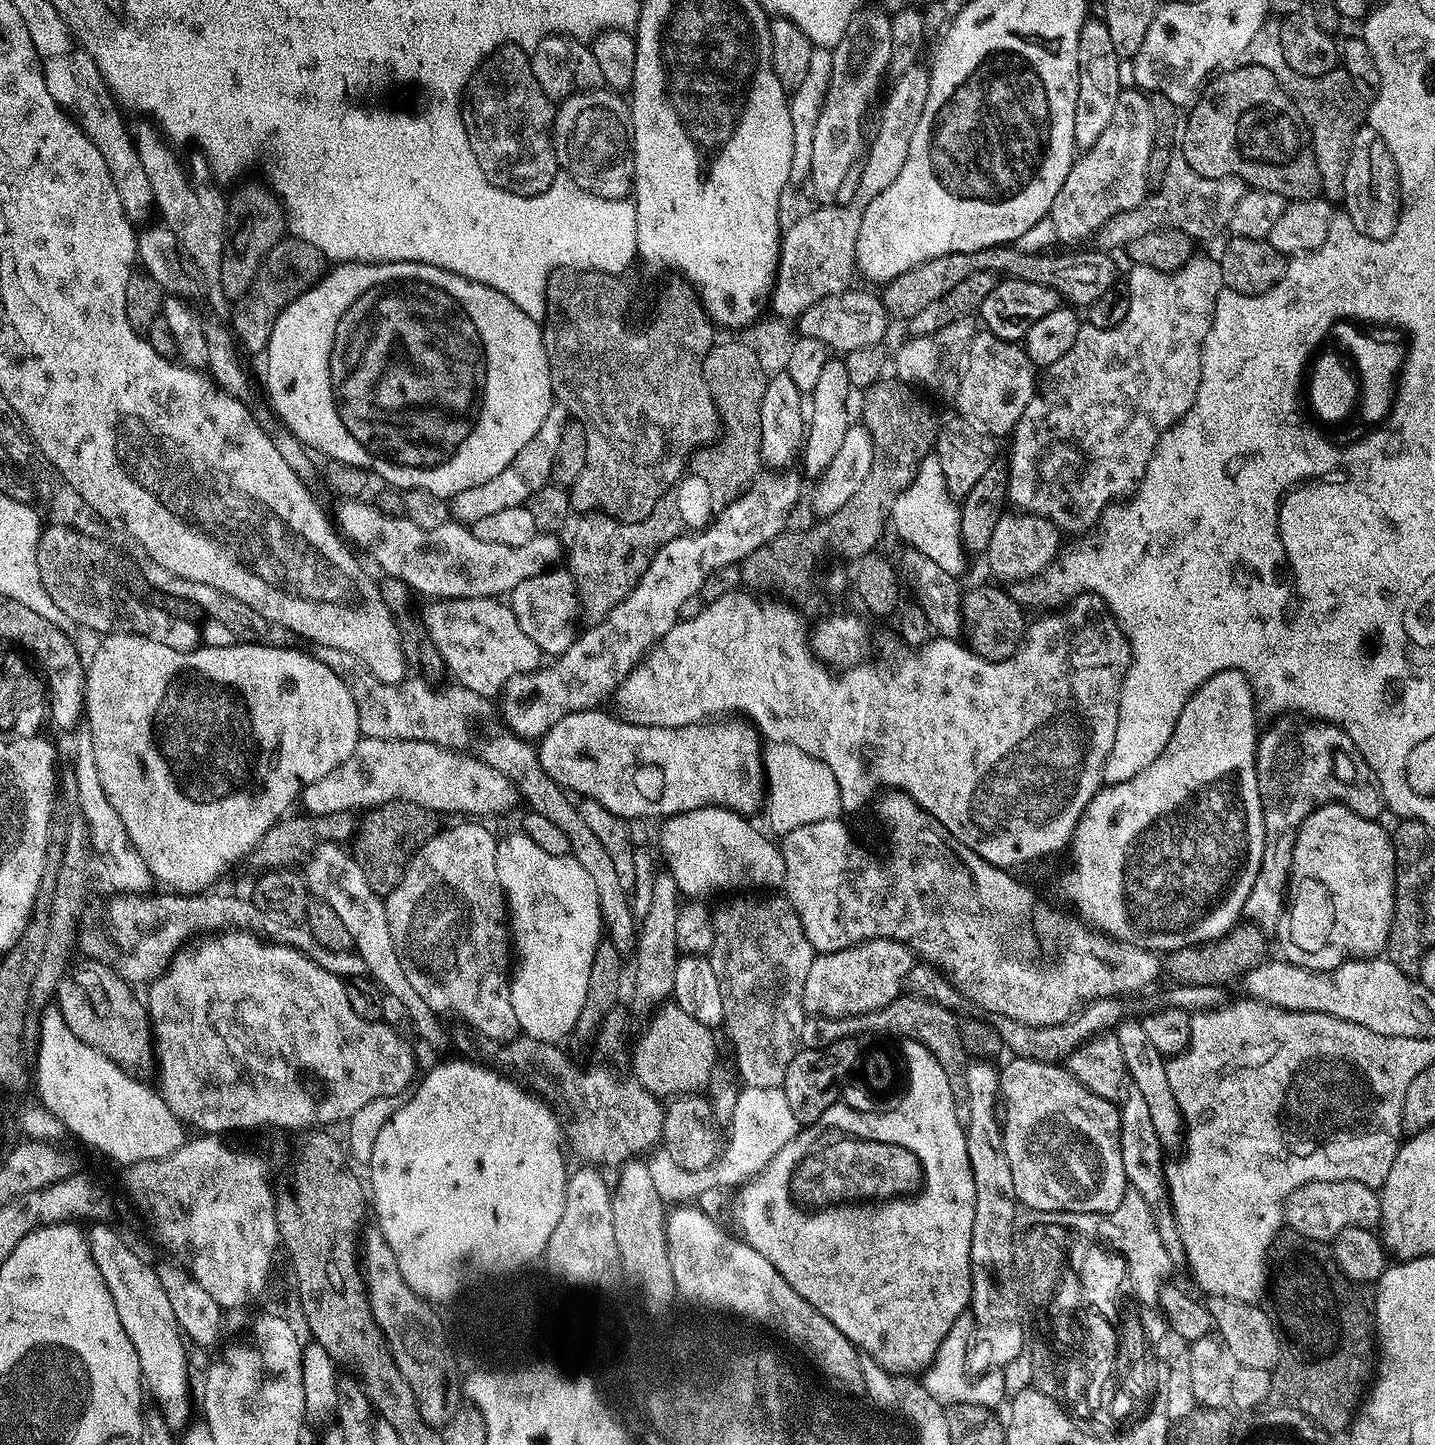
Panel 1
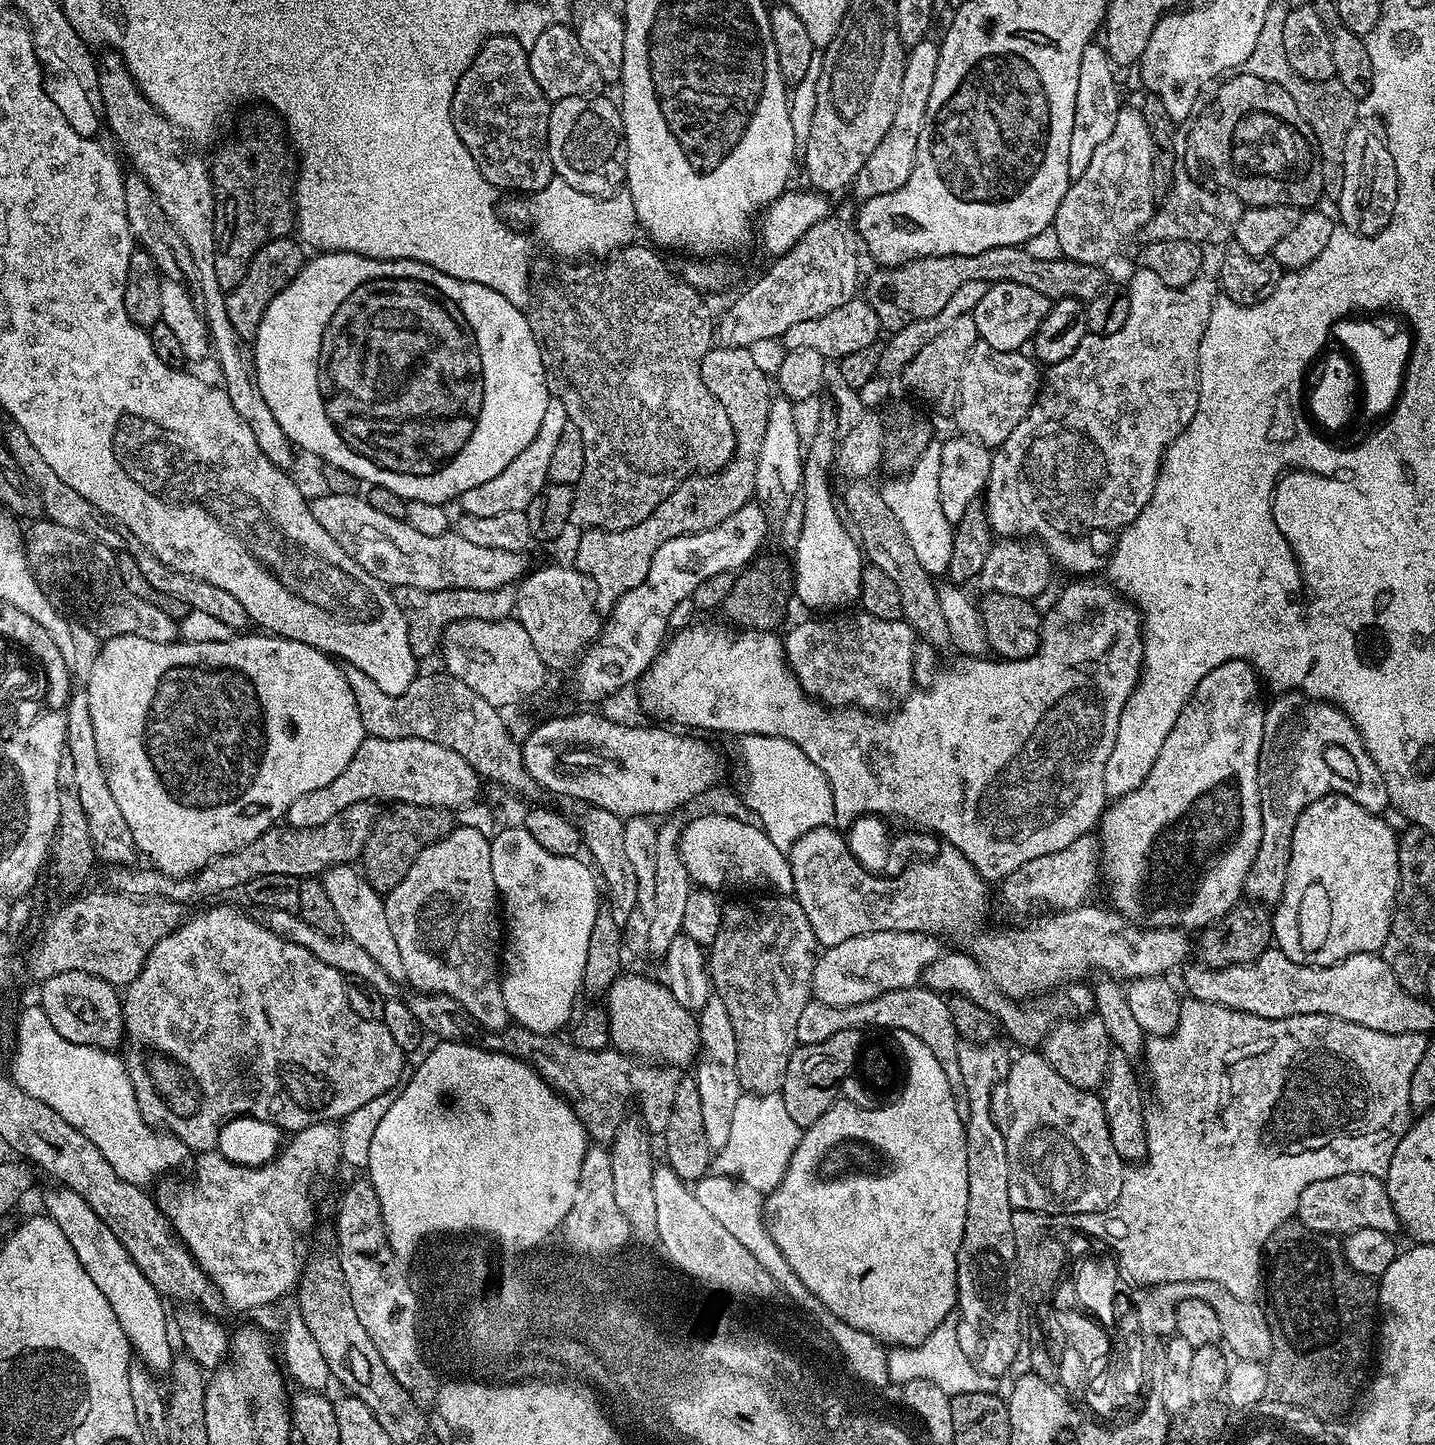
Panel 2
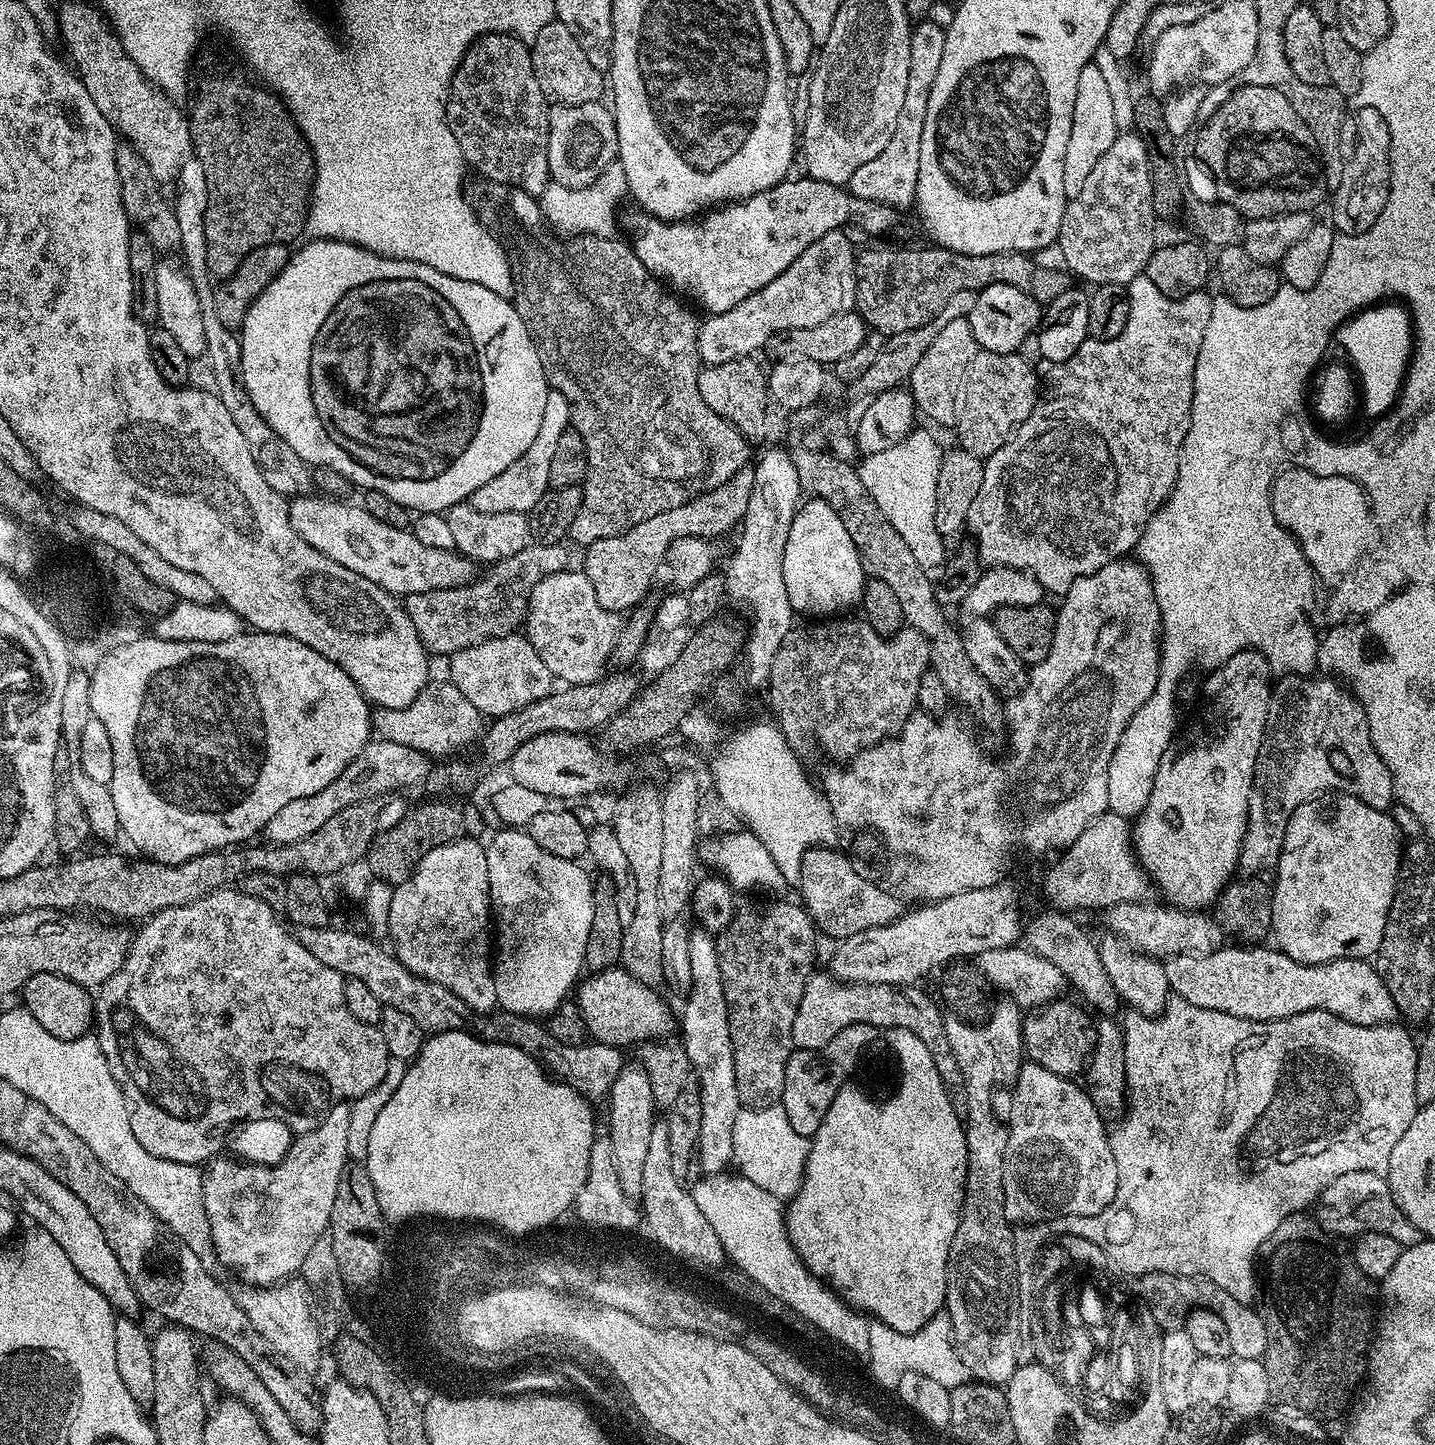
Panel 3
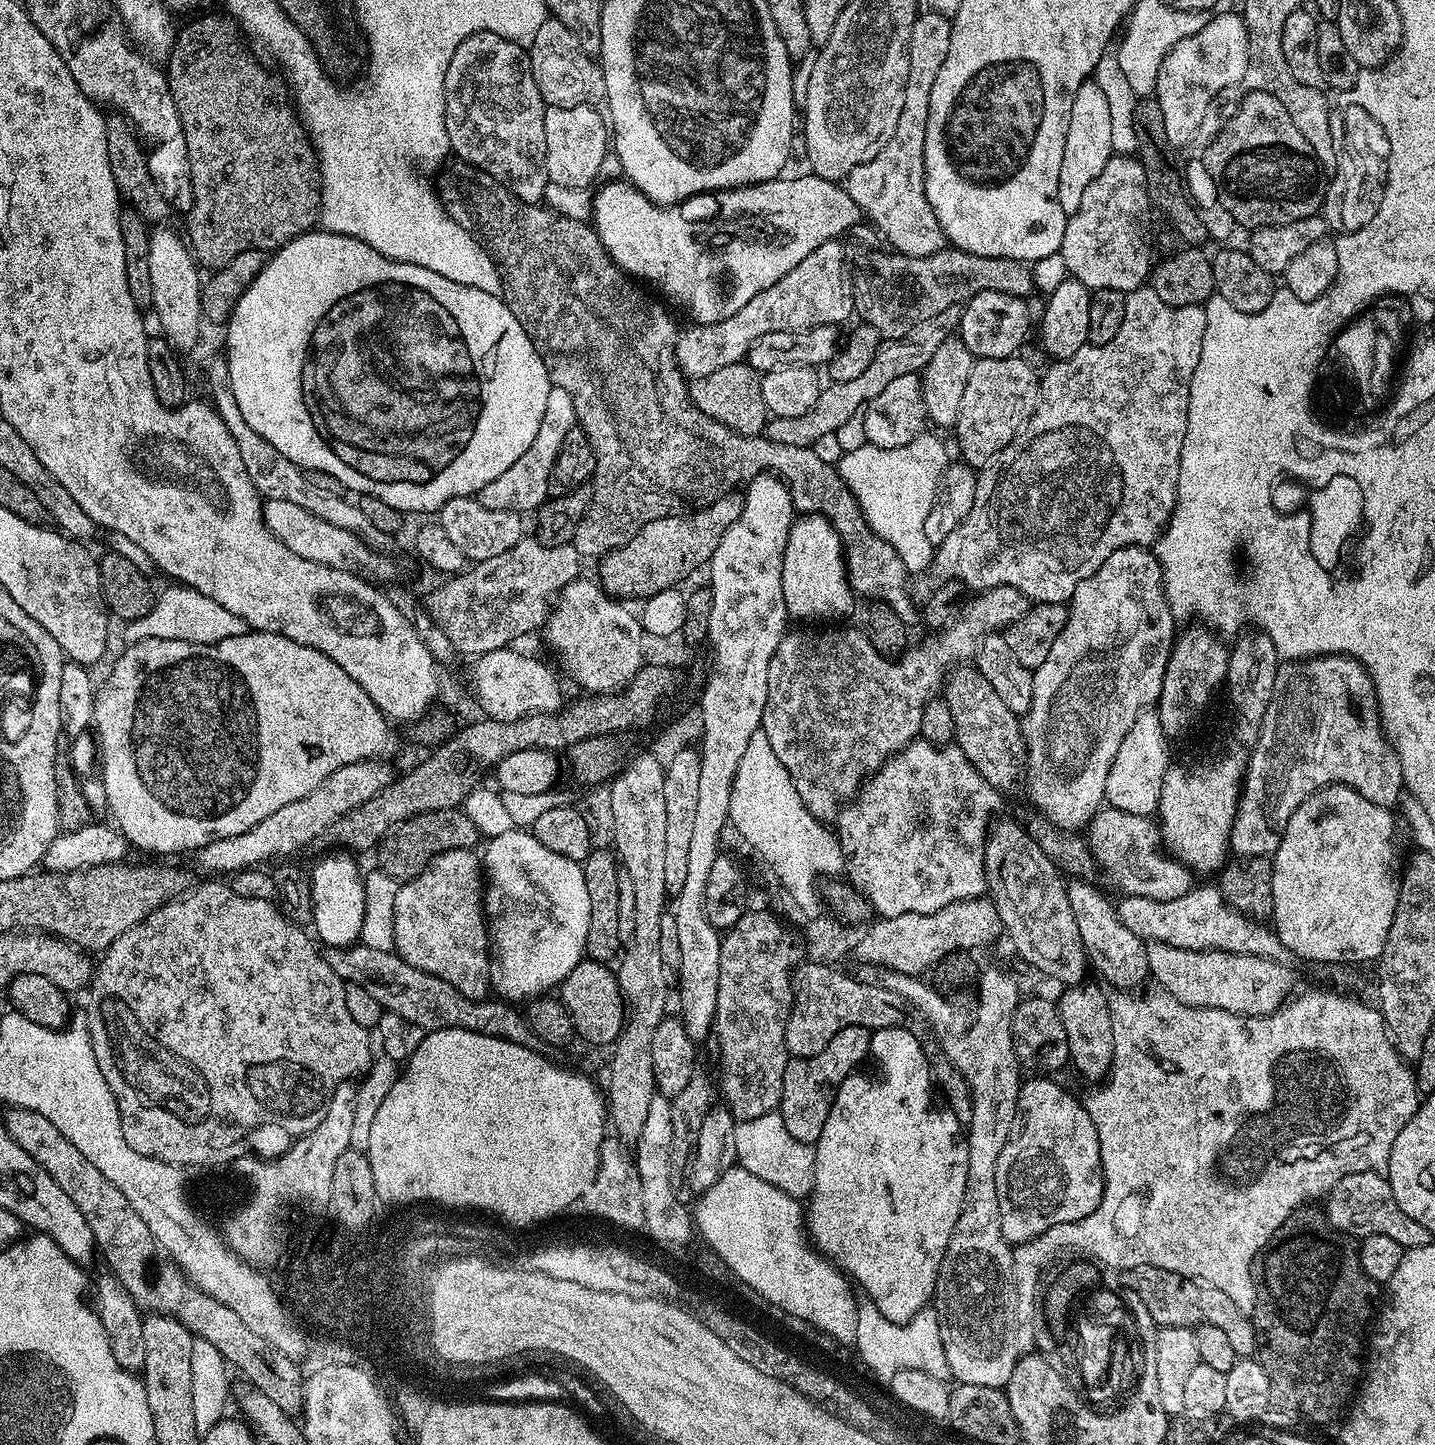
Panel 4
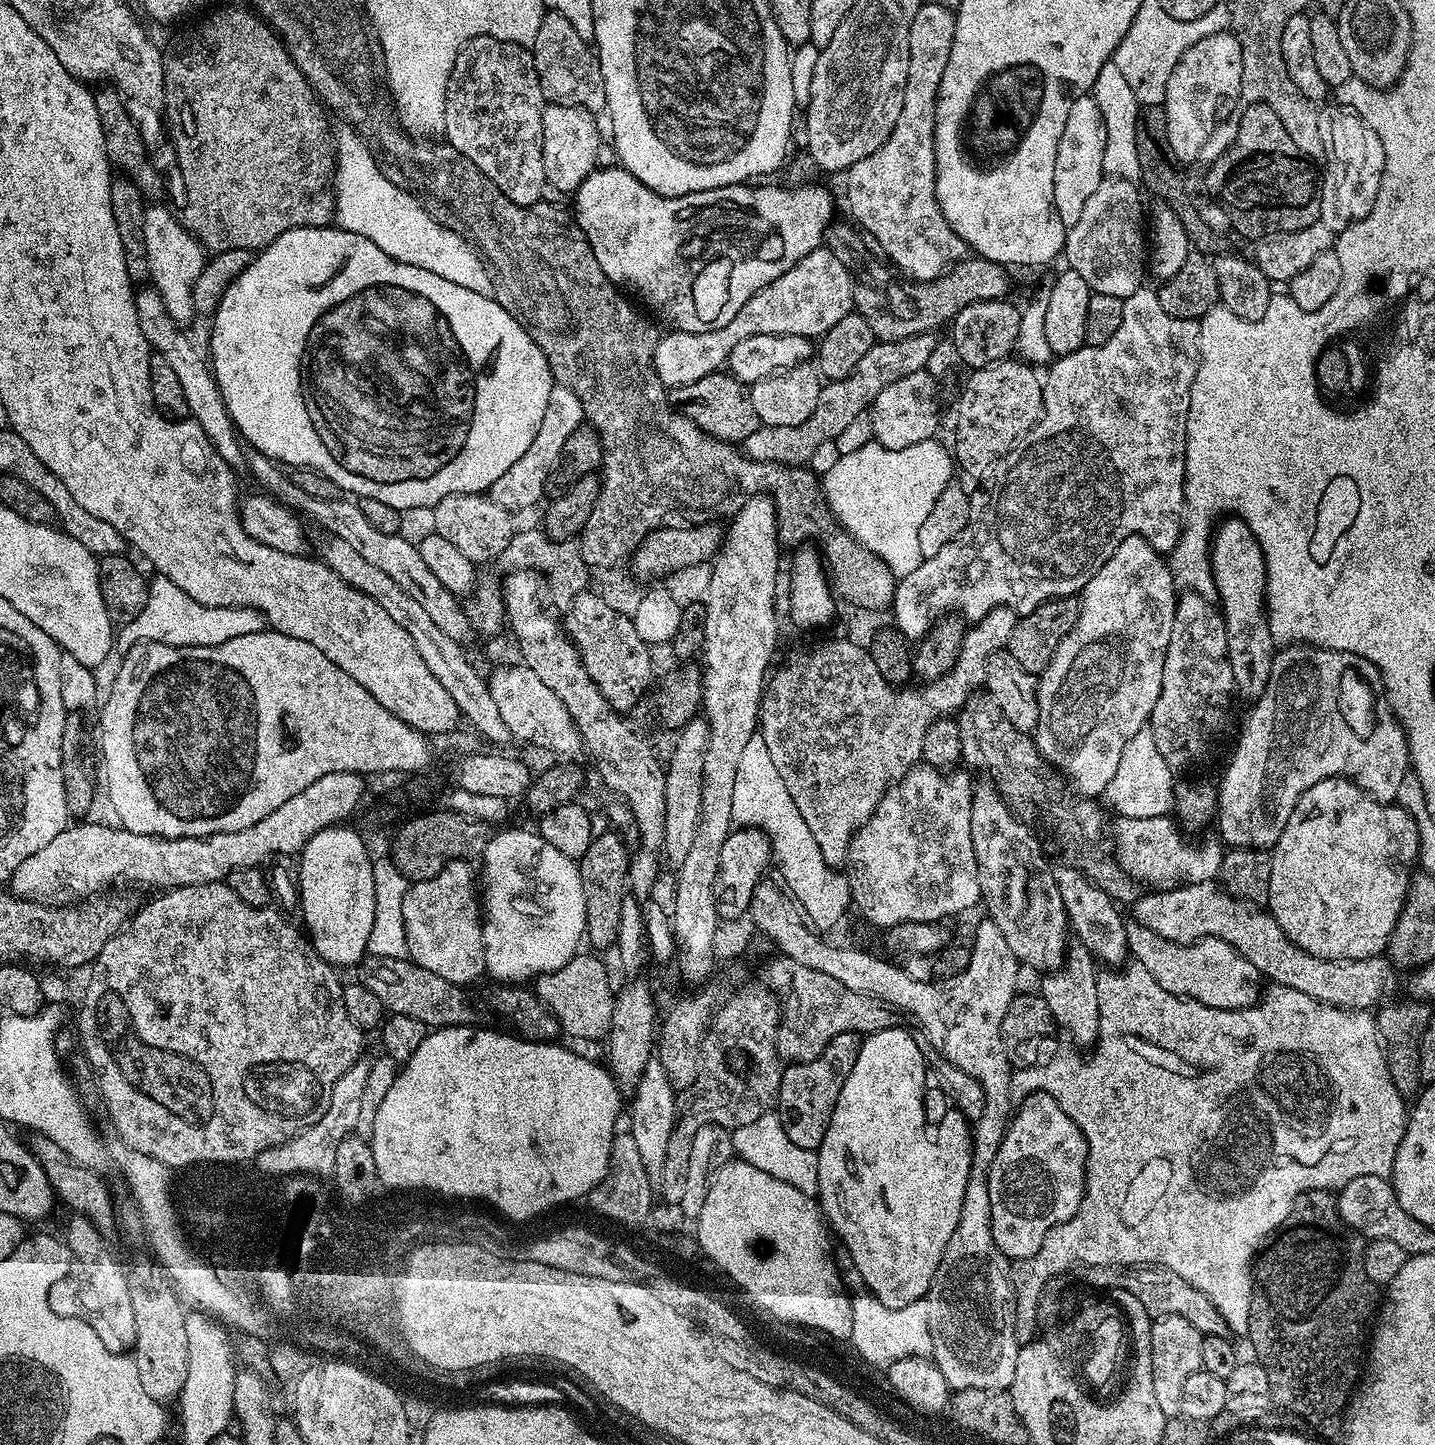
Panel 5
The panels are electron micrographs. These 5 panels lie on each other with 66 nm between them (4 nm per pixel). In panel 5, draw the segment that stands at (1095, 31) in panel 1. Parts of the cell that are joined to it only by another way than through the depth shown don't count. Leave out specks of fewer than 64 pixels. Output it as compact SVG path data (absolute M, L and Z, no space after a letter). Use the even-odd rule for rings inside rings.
M1091 95L1075 97L1066 114L1066 130L1062 130L1062 142L1058 142L1058 158L1054 158L1054 206L1065 229L1078 222L1082 206L1086 206L1090 194L1094 194L1100 181L1105 179L1105 154L1106 126L1102 122L1102 110L1098 110Z

